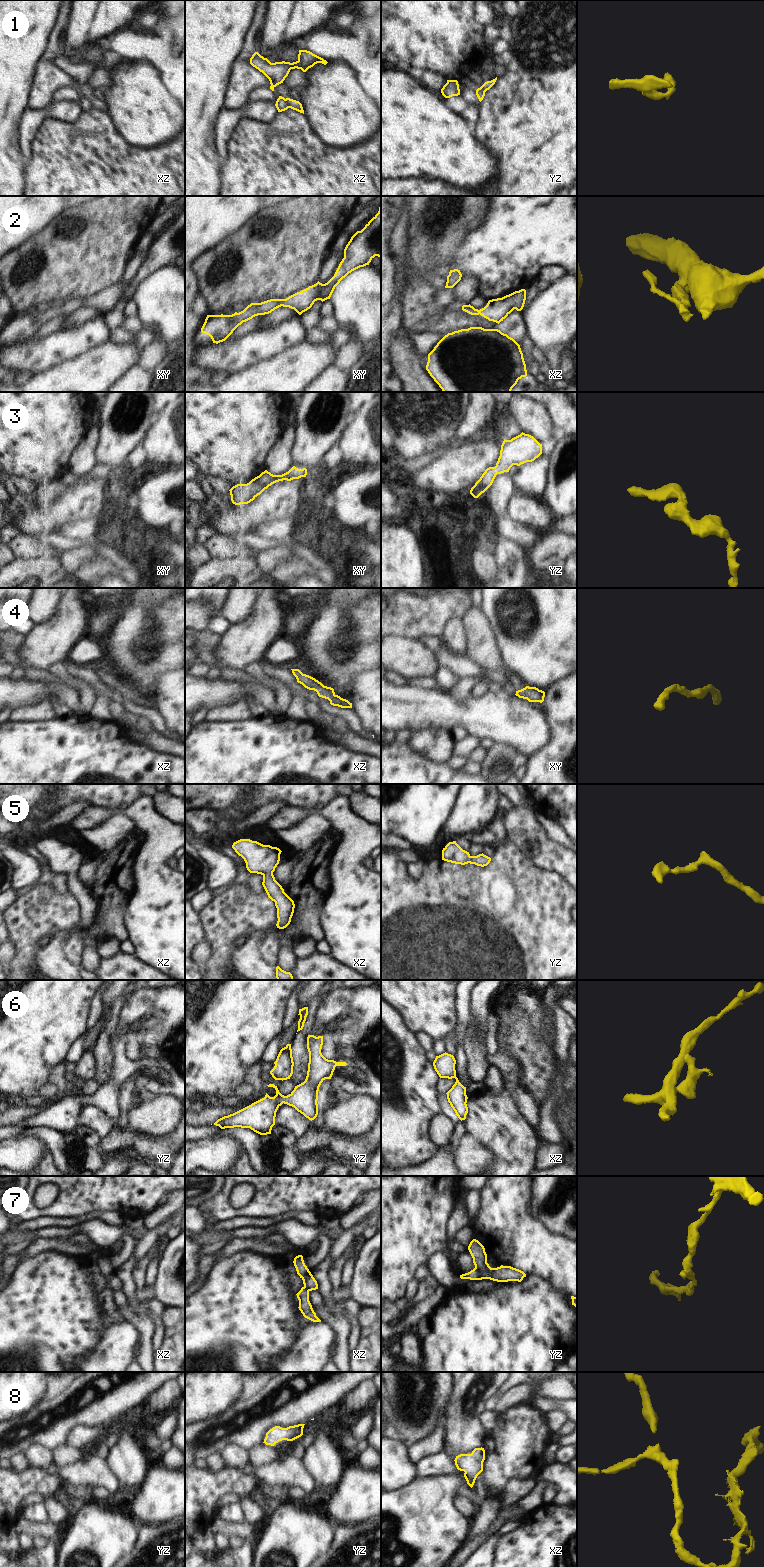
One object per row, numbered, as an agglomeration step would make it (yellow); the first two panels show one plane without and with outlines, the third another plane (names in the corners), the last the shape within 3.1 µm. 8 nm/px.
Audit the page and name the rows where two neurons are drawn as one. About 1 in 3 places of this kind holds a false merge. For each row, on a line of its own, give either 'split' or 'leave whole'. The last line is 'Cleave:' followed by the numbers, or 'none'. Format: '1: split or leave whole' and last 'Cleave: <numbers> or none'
1: split
2: leave whole
3: leave whole
4: leave whole
5: leave whole
6: leave whole
7: split
8: leave whole
Cleave: 1, 7

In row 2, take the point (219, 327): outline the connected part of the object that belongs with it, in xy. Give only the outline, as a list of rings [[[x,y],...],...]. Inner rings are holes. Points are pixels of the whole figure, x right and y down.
[[[381,206],[379,207],[378,213],[365,225],[365,227],[361,231],[357,231],[351,237],[344,249],[344,258],[340,262],[334,276],[327,283],[322,284],[318,281],[316,284],[309,286],[308,288],[297,292],[286,299],[270,299],[261,303],[251,303],[243,311],[239,313],[235,312],[232,315],[207,315],[201,328],[201,332],[209,335],[213,343],[218,344],[225,341],[243,322],[246,322],[258,315],[269,314],[281,306],[294,309],[299,315],[301,315],[303,312],[310,309],[315,301],[321,300],[323,302],[330,299],[335,287],[343,278],[352,271],[369,265],[375,256],[381,258]]]

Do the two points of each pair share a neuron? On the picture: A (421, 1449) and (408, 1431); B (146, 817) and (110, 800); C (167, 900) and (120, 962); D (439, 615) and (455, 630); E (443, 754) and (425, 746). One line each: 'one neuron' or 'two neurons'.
A: two neurons
B: two neurons
C: two neurons
D: two neurons
E: one neuron

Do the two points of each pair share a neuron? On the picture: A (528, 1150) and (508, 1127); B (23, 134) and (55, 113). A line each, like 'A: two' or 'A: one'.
A: one
B: one

